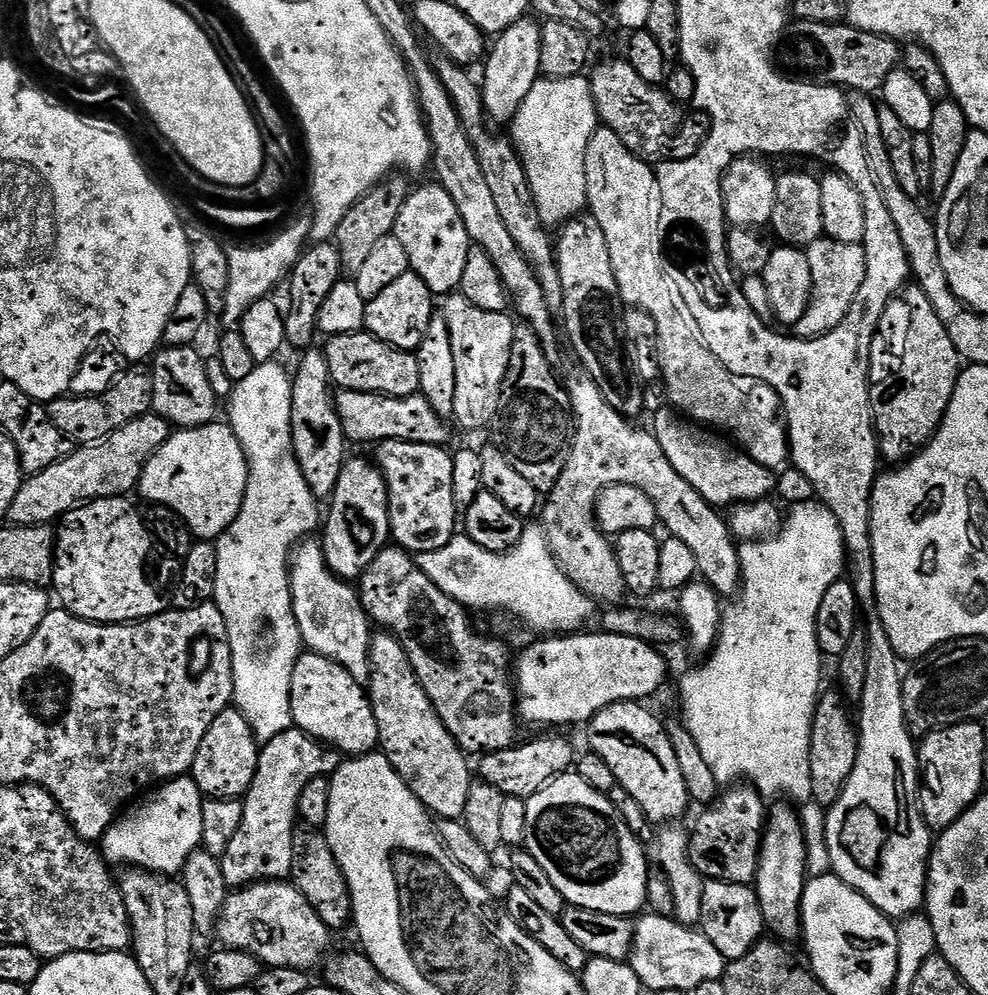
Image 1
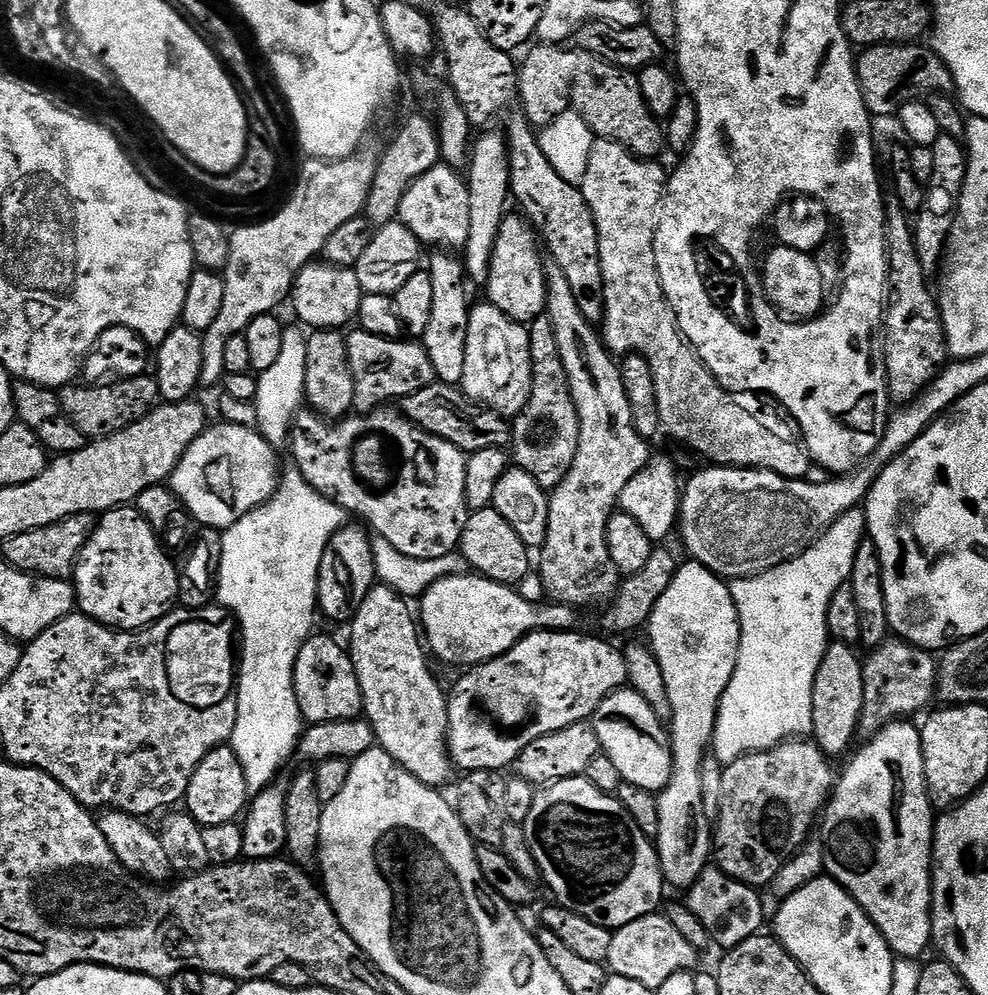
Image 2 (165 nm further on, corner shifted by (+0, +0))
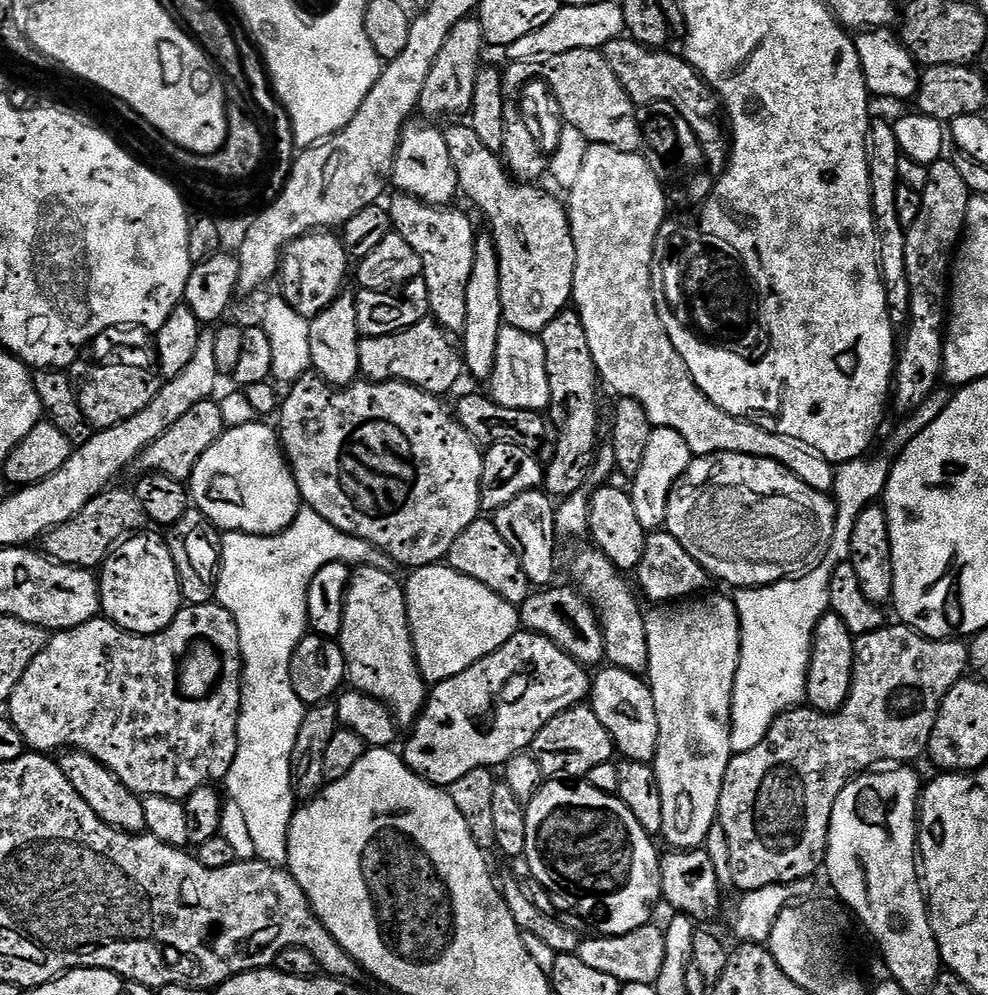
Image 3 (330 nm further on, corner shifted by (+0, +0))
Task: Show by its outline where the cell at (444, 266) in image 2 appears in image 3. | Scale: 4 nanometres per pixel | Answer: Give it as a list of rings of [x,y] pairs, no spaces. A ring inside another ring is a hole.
[[[403,194],[393,195],[392,204],[387,205],[388,216],[392,227],[410,246],[414,246],[414,254],[422,258],[422,275],[430,290],[431,319],[441,324],[450,334],[463,333],[466,326],[466,286],[470,282],[470,270],[474,266],[474,250],[476,249],[477,229],[472,229],[472,220],[464,212],[459,212],[456,206],[437,206],[427,204],[413,196]]]

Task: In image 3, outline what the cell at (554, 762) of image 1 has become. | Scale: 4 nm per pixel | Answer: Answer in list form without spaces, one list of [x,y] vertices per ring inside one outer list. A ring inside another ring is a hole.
[[[591,706],[567,708],[562,714],[550,718],[542,730],[534,738],[531,754],[542,766],[542,774],[548,780],[576,782],[587,777],[594,766],[609,763],[614,756],[612,735],[598,722],[598,714],[594,714]]]

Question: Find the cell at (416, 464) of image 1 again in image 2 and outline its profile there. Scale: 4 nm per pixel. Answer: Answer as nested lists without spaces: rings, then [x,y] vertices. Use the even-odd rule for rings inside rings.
[[[381,406],[367,414],[349,414],[335,421],[335,423],[329,422],[323,416],[317,416],[311,410],[301,410],[296,413],[296,418],[292,422],[290,448],[291,444],[291,463],[300,471],[302,478],[306,478],[306,482],[310,482],[310,486],[314,486],[314,490],[318,490],[318,494],[322,494],[330,502],[334,502],[349,517],[361,516],[365,520],[363,523],[375,535],[386,538],[386,542],[390,542],[390,546],[394,546],[394,550],[398,550],[410,558],[425,560],[426,558],[442,558],[446,554],[456,552],[459,549],[462,530],[466,526],[470,513],[466,502],[466,456],[465,453],[460,451],[458,446],[454,446],[450,442],[446,442],[442,438],[438,438],[434,434],[414,426],[392,406]]]

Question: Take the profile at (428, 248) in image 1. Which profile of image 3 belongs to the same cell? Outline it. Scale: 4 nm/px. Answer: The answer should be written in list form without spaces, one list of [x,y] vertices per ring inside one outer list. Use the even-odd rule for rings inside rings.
[[[405,127],[400,137],[400,149],[396,152],[392,167],[391,187],[397,193],[413,196],[427,204],[448,206],[460,192],[458,170],[454,170],[454,162],[450,162],[450,149],[446,146],[443,131],[436,128]]]

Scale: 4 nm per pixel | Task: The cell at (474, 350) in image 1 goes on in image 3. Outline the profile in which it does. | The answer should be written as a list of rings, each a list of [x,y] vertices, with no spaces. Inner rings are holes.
[[[507,326],[501,328],[490,387],[492,399],[514,410],[544,412],[551,405],[550,382],[546,378],[546,350],[539,335]]]

